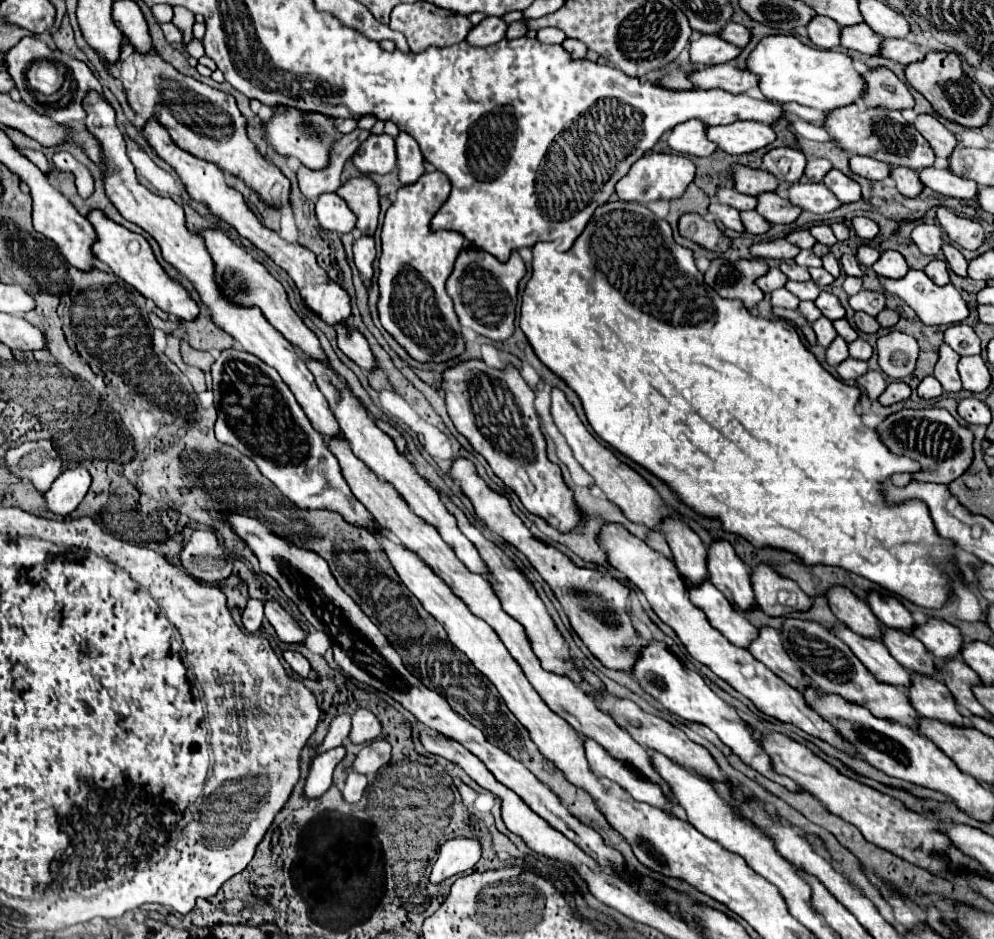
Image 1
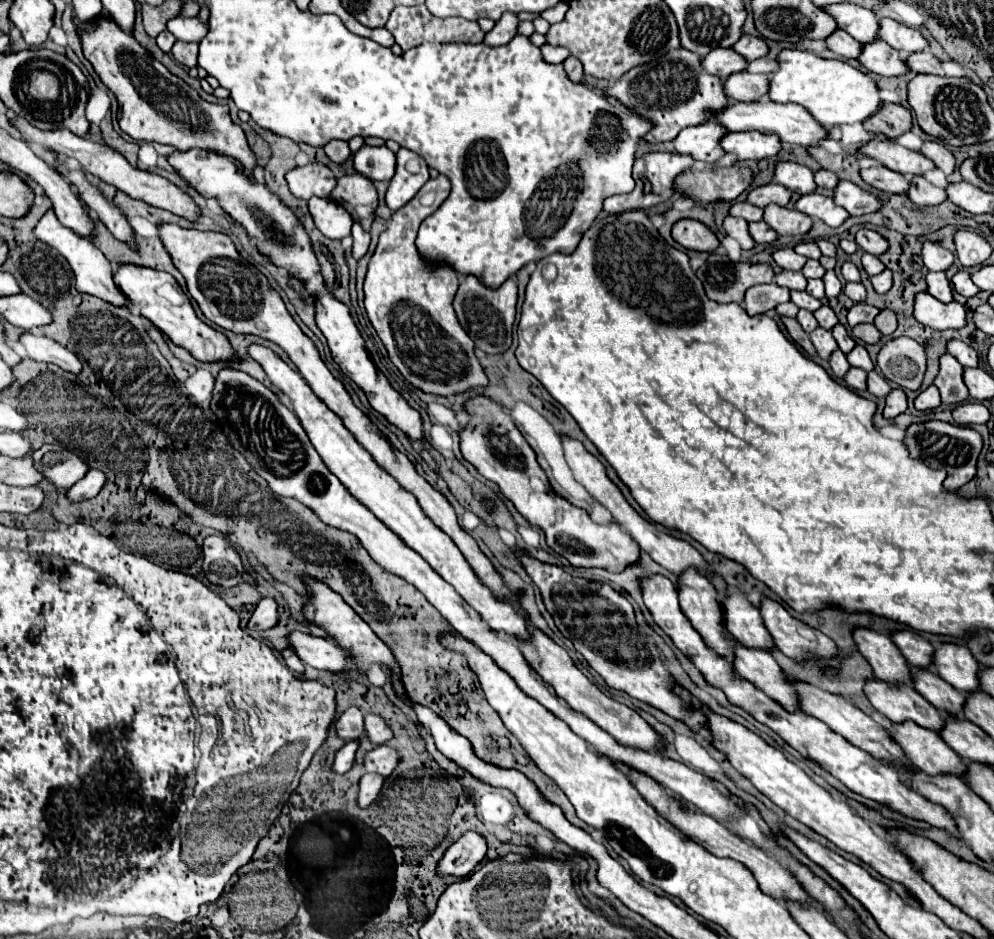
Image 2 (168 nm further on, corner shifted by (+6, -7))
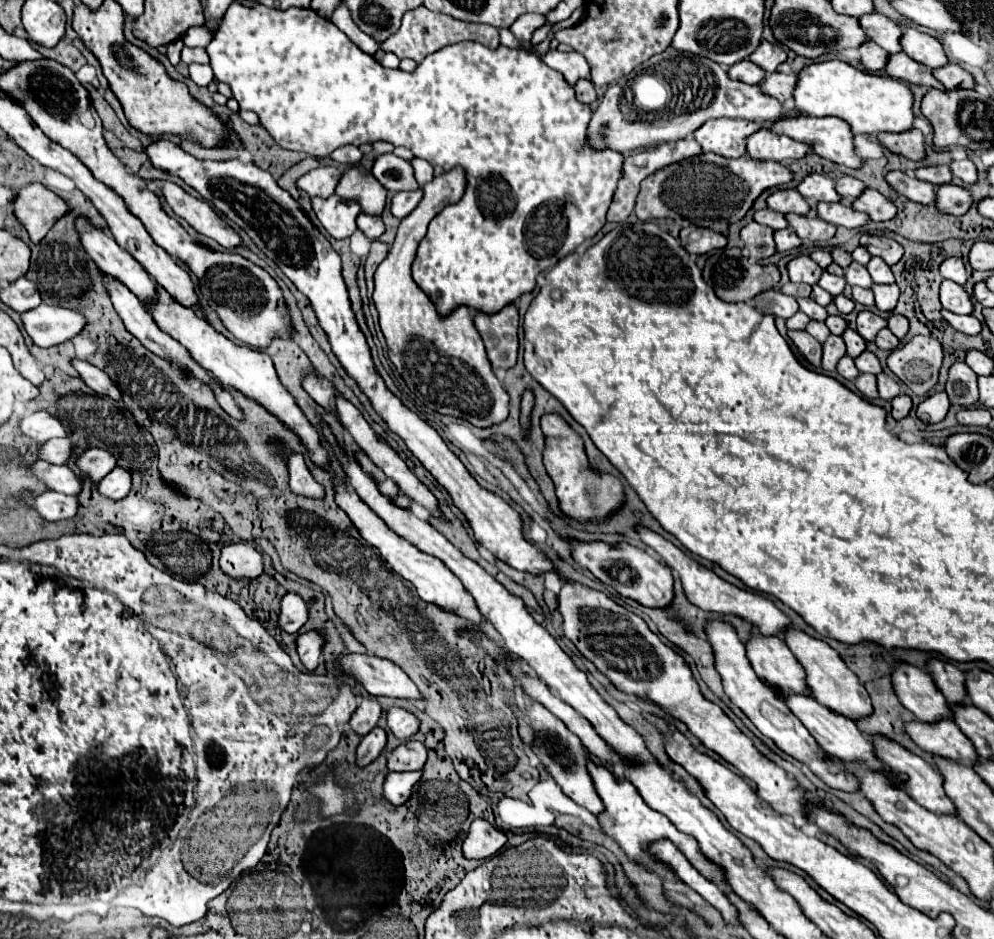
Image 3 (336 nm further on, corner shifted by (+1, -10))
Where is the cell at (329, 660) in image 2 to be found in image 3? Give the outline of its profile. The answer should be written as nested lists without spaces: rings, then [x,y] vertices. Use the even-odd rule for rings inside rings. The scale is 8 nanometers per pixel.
[[[343,655],[339,659],[339,667],[353,675],[371,695],[385,695],[397,699],[421,699],[417,685],[405,675],[401,667],[387,659],[379,659],[373,655]]]

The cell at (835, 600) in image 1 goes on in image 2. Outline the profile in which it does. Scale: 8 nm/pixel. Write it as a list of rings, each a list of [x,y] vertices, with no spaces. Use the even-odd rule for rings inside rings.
[[[858,626],[852,632],[852,638],[856,642],[856,648],[860,654],[868,660],[868,664],[874,670],[874,676],[880,676],[880,680],[898,684],[910,684],[910,666],[906,658],[900,654],[896,644],[886,634],[878,634],[870,628]]]

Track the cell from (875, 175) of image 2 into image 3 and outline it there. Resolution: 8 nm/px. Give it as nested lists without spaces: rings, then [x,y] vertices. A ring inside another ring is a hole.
[[[903,171],[887,173],[887,181],[889,181],[891,187],[895,187],[897,193],[909,197],[911,201],[917,201],[917,203],[923,203],[923,205],[935,203],[935,187],[927,181],[913,179]]]

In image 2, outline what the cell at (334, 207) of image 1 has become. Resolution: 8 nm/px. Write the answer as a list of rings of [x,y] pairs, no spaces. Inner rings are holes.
[[[310,198],[308,206],[310,206],[310,214],[314,218],[316,228],[326,238],[342,240],[342,238],[350,236],[352,218],[340,204],[336,204],[330,198]]]

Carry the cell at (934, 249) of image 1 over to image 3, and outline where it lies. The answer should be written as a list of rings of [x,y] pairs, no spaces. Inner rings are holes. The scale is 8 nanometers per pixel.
[[[949,257],[949,259],[945,259],[945,261],[941,263],[941,275],[943,275],[945,279],[951,279],[951,281],[959,283],[959,285],[965,285],[967,279],[969,279],[963,261],[957,259],[957,257]]]

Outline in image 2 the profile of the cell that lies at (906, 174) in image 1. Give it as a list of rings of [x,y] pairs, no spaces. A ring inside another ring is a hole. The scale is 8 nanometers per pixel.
[[[914,176],[914,178],[912,178],[906,196],[908,196],[910,202],[916,204],[916,206],[936,206],[936,204],[940,204],[940,202],[946,200],[944,188],[938,188],[938,186],[934,186],[934,184],[930,184],[930,182],[924,180],[922,176]]]

